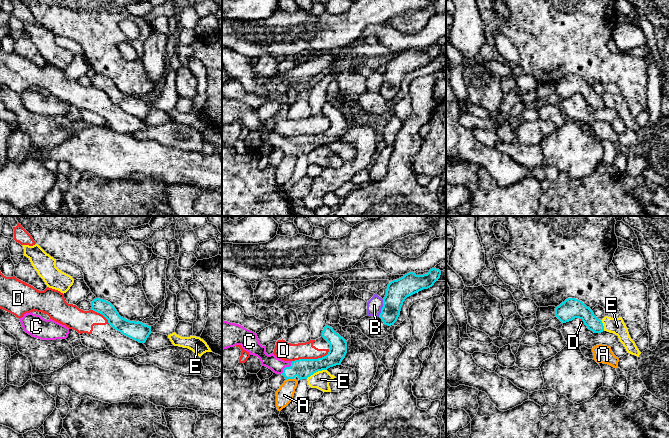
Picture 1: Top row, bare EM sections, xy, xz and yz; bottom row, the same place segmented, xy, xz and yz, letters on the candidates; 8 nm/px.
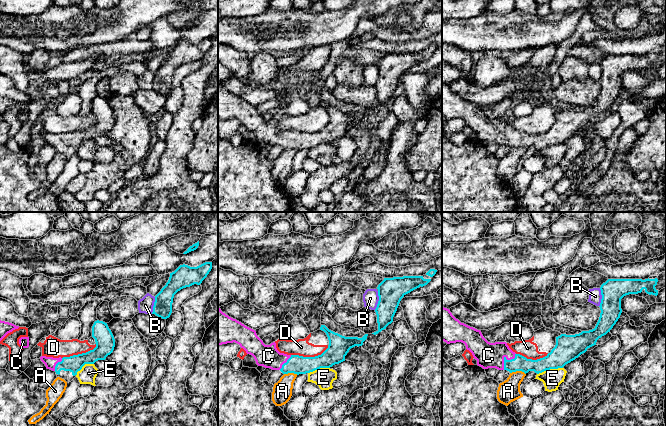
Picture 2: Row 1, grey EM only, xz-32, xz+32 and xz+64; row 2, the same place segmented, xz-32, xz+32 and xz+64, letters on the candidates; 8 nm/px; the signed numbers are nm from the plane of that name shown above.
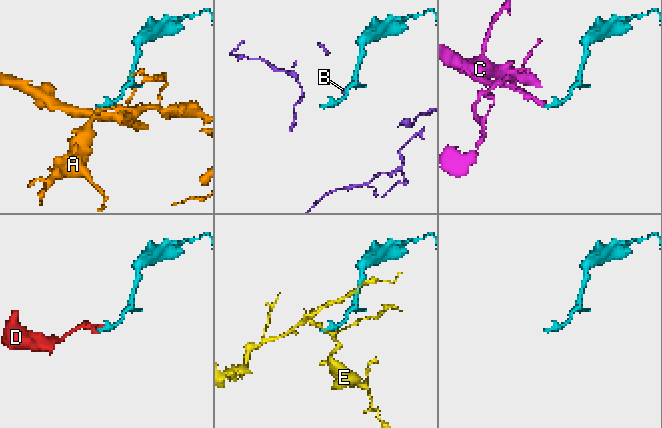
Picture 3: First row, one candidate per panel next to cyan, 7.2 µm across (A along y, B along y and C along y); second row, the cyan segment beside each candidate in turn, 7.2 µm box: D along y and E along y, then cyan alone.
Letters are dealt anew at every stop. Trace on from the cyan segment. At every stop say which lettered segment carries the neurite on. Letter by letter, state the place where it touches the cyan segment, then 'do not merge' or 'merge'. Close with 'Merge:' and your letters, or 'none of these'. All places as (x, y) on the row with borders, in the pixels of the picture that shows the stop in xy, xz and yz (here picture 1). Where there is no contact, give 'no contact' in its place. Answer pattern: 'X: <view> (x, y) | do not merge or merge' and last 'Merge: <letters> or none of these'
A: xz (289, 378) | do not merge
B: xz (382, 308) | do not merge
C: xz (286, 367) | merge
D: xz (311, 359) | do not merge
E: xz (316, 371) | do not merge
Merge: C

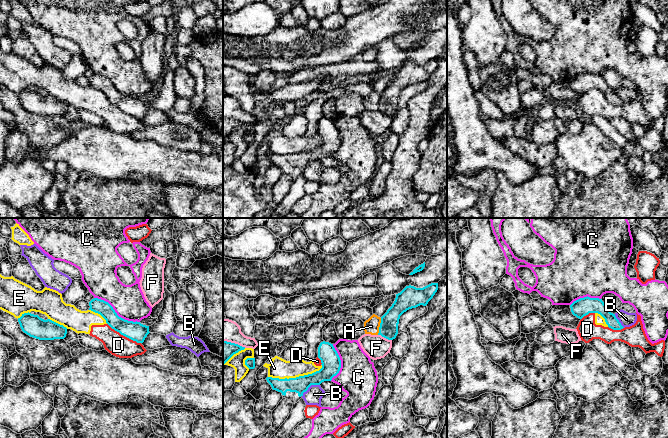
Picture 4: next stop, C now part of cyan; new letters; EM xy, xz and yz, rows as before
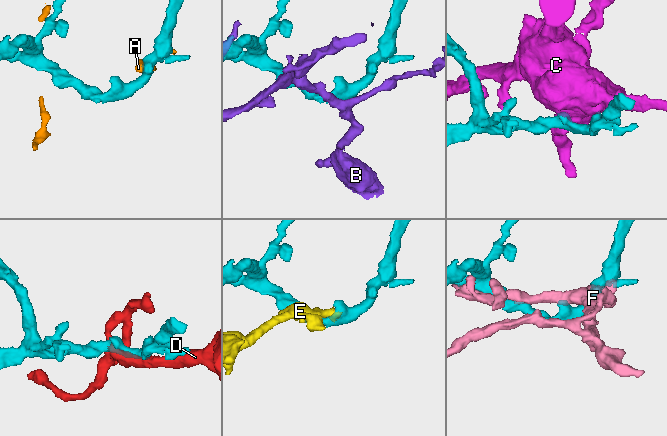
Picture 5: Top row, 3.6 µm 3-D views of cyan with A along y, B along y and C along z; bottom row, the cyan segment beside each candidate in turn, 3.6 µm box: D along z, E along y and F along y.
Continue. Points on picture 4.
A: xz (380, 326) | do not merge
B: xz (309, 386) | do not merge
C: xy (116, 313) | do not merge
D: xy (124, 335) | do not merge
E: xz (296, 377) | do not merge
F: xz (385, 337) | do not merge
Merge: none of these

